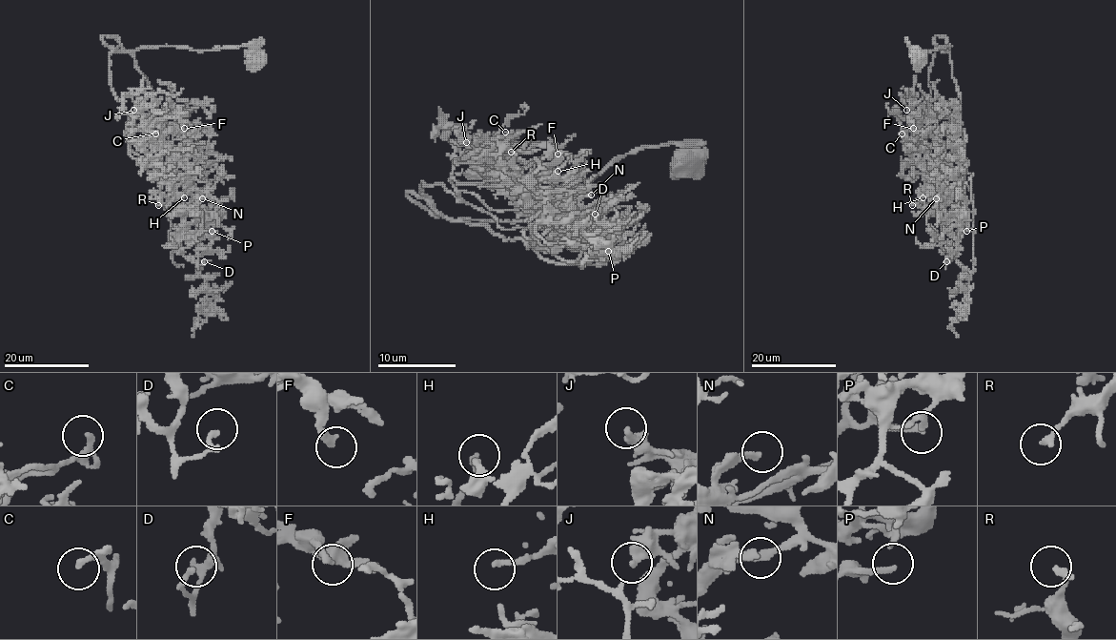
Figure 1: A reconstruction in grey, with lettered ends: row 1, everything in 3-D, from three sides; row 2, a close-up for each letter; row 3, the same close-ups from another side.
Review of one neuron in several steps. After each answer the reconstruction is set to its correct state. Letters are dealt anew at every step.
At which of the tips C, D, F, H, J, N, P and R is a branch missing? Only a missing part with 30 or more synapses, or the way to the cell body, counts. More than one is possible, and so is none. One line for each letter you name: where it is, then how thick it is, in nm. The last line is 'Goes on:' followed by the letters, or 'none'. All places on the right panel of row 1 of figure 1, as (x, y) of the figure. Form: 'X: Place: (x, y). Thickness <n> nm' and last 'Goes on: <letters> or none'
C: Place: (902, 134). Thickness 200 nm
P: Place: (966, 231). Thickness 200 nm
Goes on: C, P

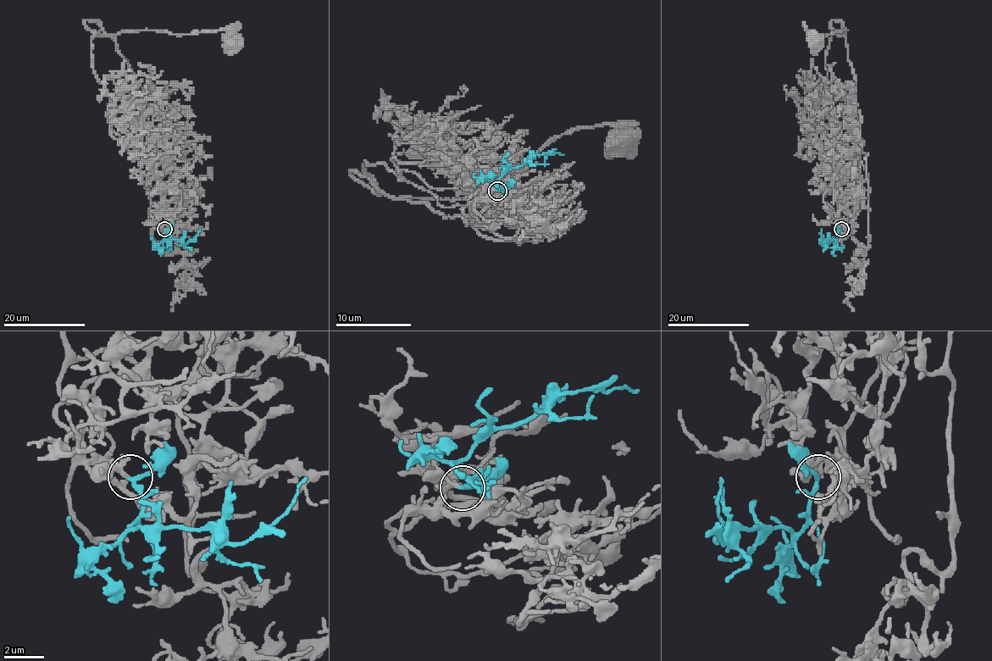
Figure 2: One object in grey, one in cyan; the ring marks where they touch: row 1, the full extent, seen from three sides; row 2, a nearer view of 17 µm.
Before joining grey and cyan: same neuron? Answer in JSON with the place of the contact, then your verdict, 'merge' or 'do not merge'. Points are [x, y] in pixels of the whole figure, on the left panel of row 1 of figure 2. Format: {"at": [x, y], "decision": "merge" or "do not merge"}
{"at": [164, 229], "decision": "merge"}

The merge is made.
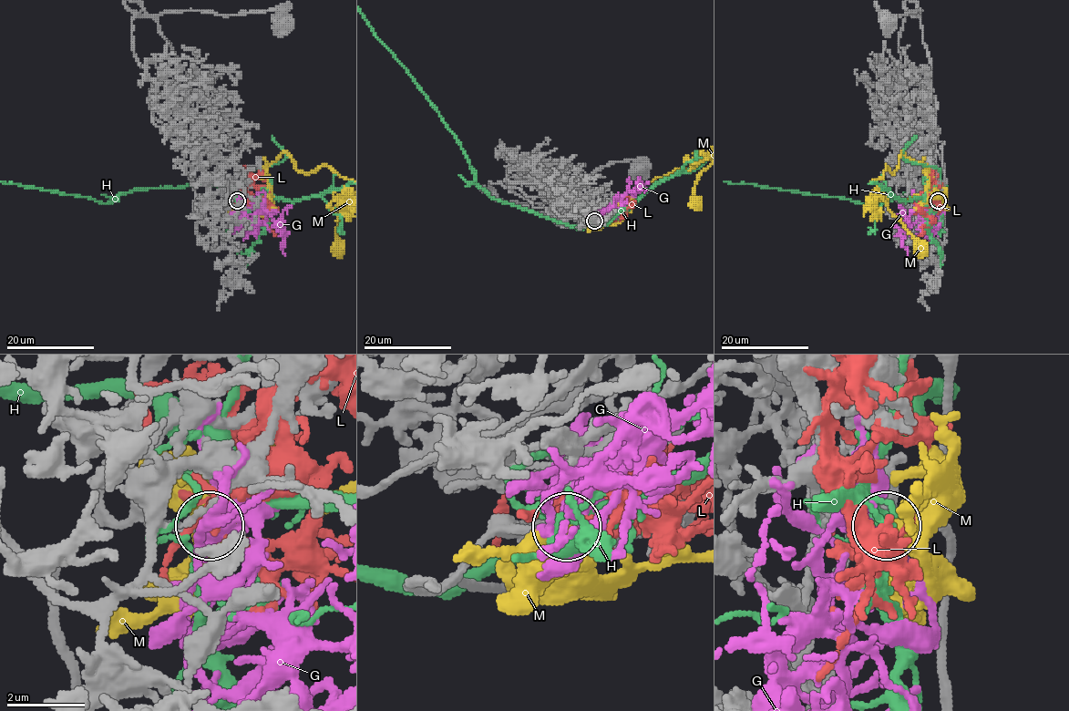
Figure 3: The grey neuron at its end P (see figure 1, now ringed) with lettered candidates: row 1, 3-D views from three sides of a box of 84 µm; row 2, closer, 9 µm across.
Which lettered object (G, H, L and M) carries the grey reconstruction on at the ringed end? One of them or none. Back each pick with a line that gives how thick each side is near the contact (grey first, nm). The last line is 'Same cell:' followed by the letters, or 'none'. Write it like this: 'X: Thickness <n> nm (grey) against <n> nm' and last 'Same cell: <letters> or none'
Same cell: none

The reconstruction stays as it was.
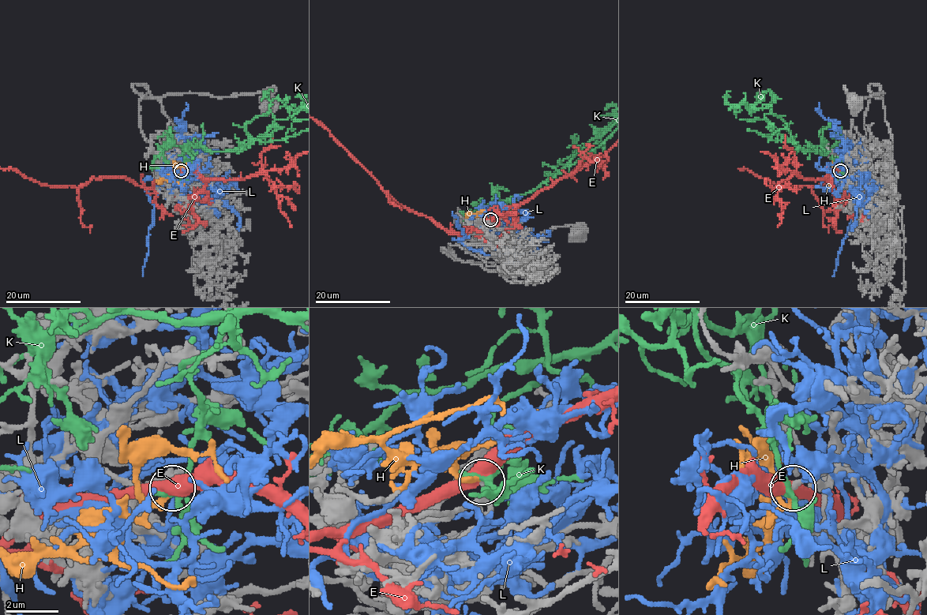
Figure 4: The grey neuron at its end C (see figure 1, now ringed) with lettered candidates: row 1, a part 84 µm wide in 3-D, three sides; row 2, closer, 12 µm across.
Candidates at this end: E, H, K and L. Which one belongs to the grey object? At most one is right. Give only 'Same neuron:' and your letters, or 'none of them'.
Same neuron: H

